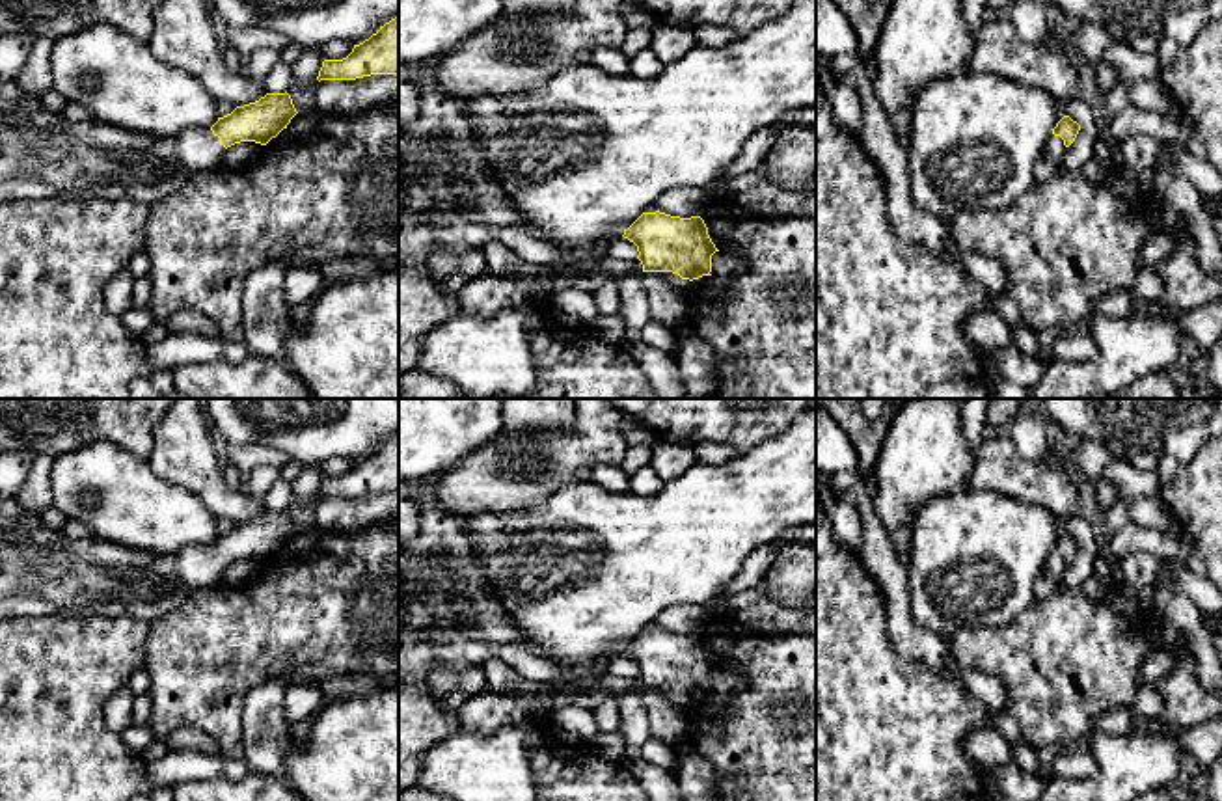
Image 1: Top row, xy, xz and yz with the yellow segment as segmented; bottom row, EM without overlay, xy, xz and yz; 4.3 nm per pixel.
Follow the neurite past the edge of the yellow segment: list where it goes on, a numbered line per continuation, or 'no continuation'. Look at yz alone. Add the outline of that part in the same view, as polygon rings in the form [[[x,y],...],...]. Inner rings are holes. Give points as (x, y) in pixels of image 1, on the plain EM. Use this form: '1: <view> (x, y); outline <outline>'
1: yz (1055, 567); outline [[[1051,551],[1043,566],[1045,574],[1052,579],[1054,585],[1062,585],[1062,576],[1066,572],[1066,563],[1060,553]]]

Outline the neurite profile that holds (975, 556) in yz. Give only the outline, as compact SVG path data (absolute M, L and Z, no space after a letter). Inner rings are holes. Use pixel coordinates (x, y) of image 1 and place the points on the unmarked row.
M969 486L926 501L915 514L905 566L915 622L946 643L961 628L1013 622L1036 602L1034 583L1056 540L1067 533L1060 522L1039 505Z

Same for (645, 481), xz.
M648 466L630 475L630 492L637 496L656 496L665 481Z

